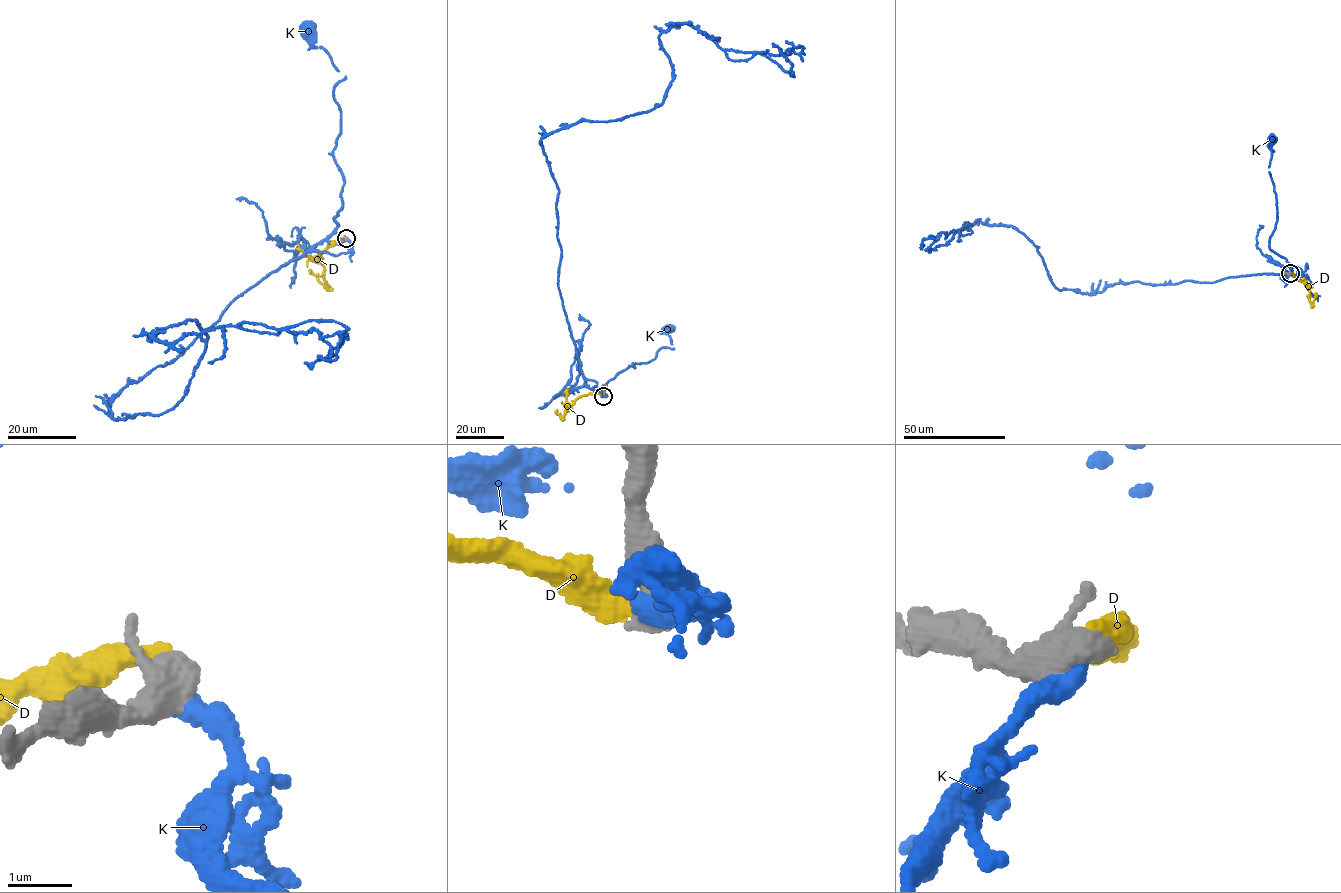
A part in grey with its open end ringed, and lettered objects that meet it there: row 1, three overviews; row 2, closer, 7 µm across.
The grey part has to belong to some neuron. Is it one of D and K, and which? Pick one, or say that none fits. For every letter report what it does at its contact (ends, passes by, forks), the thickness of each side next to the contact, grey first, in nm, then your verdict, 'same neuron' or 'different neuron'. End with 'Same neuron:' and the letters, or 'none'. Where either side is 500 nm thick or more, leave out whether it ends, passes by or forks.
D: it ends; calibres 400 and 280 nm; different neuron
K: it ends; calibres 420 and 400 nm; different neuron
Same neuron: none

